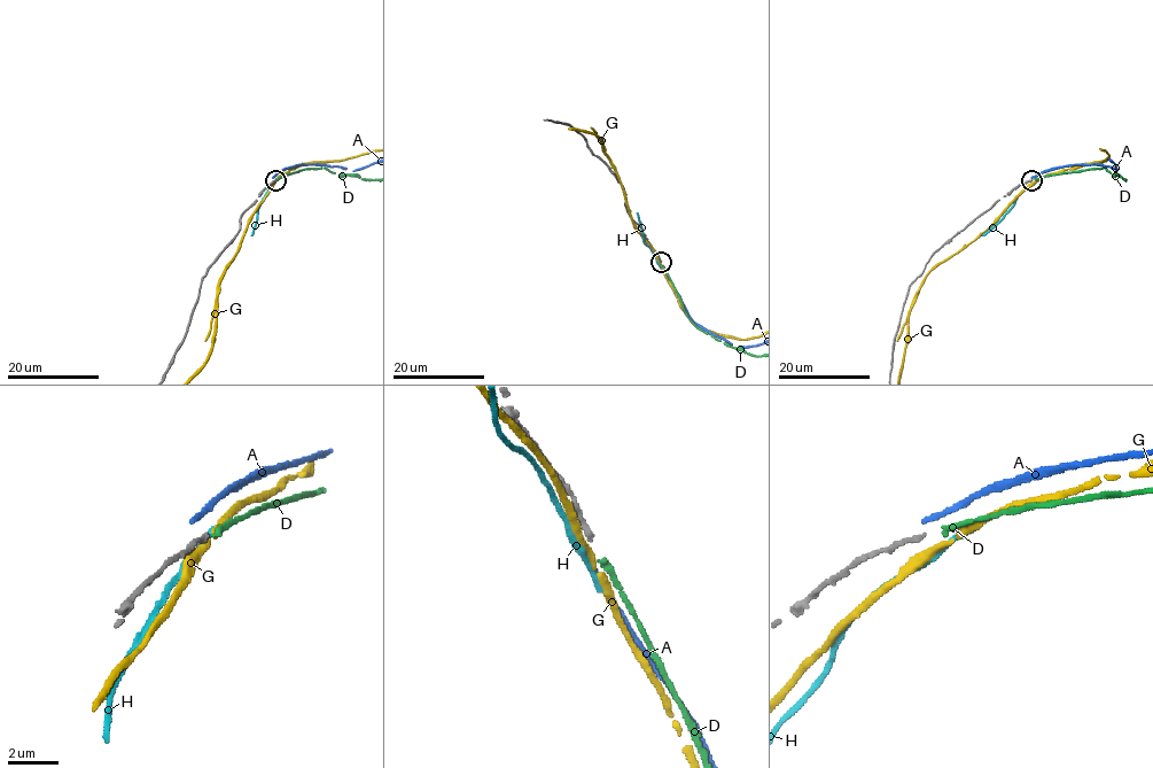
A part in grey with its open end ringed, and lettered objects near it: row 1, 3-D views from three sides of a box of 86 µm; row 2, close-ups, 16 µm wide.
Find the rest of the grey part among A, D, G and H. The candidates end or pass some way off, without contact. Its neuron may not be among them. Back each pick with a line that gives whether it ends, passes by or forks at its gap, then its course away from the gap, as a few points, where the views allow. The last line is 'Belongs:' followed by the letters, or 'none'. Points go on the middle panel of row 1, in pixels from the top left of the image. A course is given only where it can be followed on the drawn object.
D: It ends there
Belongs: D

